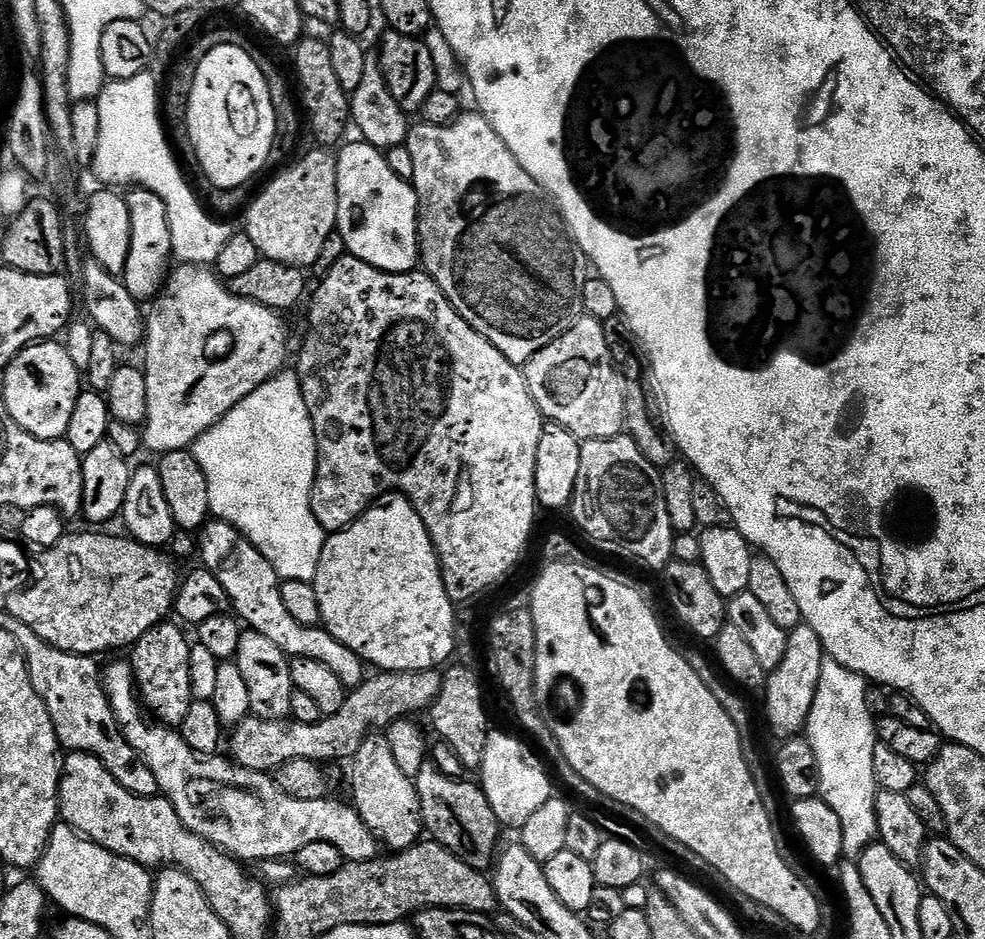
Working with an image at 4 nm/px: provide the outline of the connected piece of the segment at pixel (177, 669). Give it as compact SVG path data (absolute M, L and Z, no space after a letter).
M172 623L154 626L146 634L142 634L142 638L130 649L132 673L136 675L136 686L143 707L151 715L153 712L157 716L153 717L164 726L179 726L182 718L186 718L186 710L190 710L193 701L190 686L192 644L184 637L185 629L179 623Z

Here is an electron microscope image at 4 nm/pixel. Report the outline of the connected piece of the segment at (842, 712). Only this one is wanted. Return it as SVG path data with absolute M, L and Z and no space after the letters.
M825 658L822 662L822 674L818 678L818 690L814 694L814 706L810 706L810 718L806 729L806 739L814 746L814 758L818 758L820 775L819 795L838 814L842 822L842 842L844 856L859 858L878 836L878 818L876 817L876 779L874 778L874 750L878 743L876 720L868 709L868 688L864 677L842 666L837 660Z

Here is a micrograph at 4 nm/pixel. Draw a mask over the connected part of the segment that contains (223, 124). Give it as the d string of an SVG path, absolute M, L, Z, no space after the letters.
M216 44L214 50L210 50L210 54L206 54L206 58L202 58L202 62L198 66L198 70L194 74L194 82L192 89L188 91L186 97L186 120L188 116L188 140L192 143L192 152L196 155L196 160L200 163L200 168L204 171L204 180L207 183L213 184L216 188L230 189L237 188L243 184L252 184L255 181L255 176L260 171L265 171L268 168L268 155L272 149L272 143L276 137L276 115L274 114L274 106L270 98L270 90L266 78L262 74L262 70L258 66L255 55L250 51L247 52L247 47L239 44Z

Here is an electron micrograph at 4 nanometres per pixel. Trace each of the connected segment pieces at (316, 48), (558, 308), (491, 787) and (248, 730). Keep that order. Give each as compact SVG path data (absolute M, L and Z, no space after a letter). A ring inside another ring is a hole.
M301 39L295 45L296 80L298 85L298 100L306 113L306 120L312 123L312 132L316 135L317 145L339 145L345 139L344 131L350 128L350 94L342 88L338 75L334 70L334 61L330 59L330 46L327 39ZM300 83L300 88L299 84ZM340 140L340 141L339 141Z
M465 111L449 124L442 126L417 122L409 127L406 147L410 150L410 158L414 158L414 178L410 183L416 190L416 201L420 204L418 252L422 257L423 271L427 272L428 277L440 287L442 294L452 303L454 310L458 310L462 319L470 326L474 326L474 330L478 330L478 334L482 334L482 338L493 344L510 363L523 366L533 354L550 346L550 342L557 340L580 319L584 312L582 286L590 278L590 261L578 251L548 193L538 186L538 182L534 182L534 178L530 178L530 174L526 174L526 170L522 170L518 158L510 154L506 142L498 138L494 126L490 126L490 122L486 122L486 118L481 116L479 111L471 111Z
M489 731L486 754L478 770L478 780L490 802L490 810L505 829L519 830L546 801L553 799L552 780L540 760L516 736L508 732Z
M434 668L417 672L381 671L373 680L372 677L365 678L358 687L351 689L346 702L342 702L342 710L323 716L313 724L248 717L231 731L229 755L244 768L269 774L275 773L276 769L294 758L317 762L351 761L352 756L358 754L358 746L362 746L373 729L386 730L395 720L416 714L412 712L431 709L442 690L443 681L443 675Z

